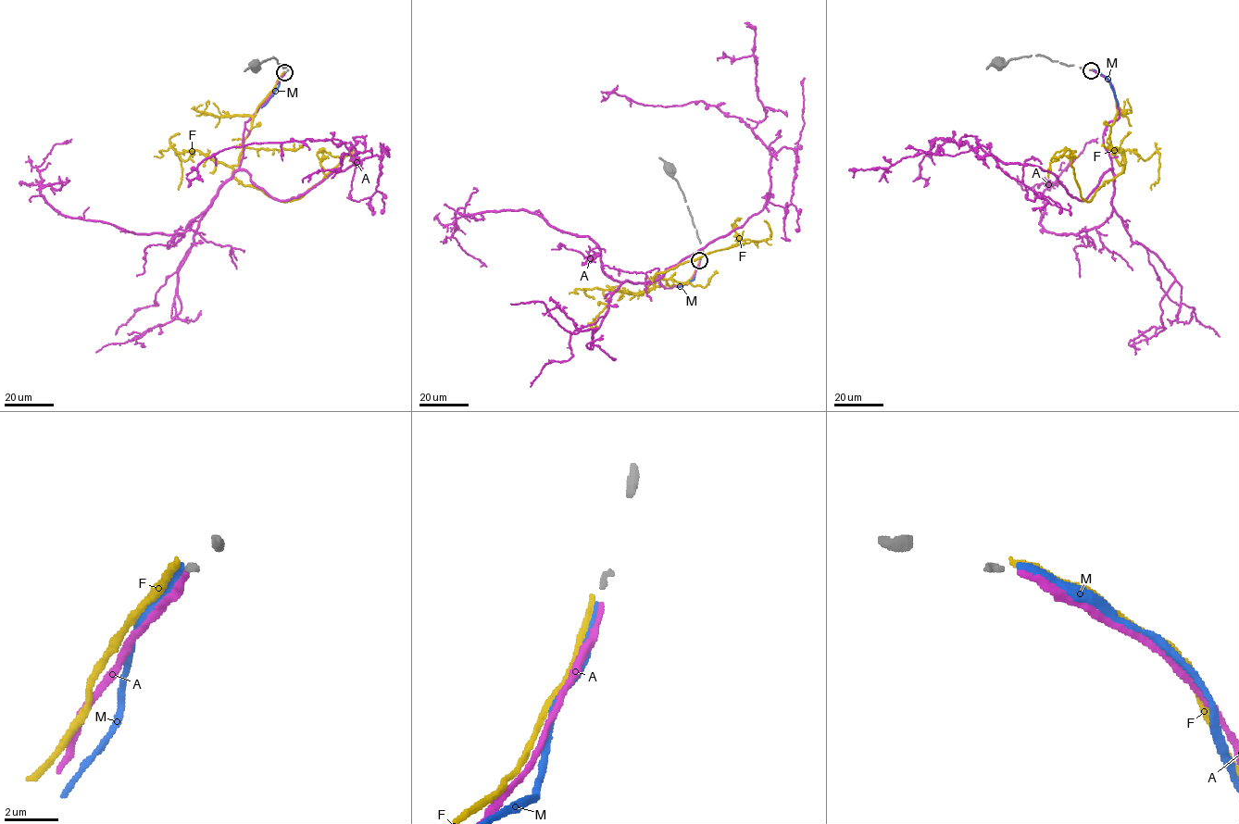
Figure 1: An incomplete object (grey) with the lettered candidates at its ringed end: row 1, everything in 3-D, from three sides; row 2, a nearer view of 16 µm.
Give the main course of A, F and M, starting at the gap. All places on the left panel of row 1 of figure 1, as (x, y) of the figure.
A: (284, 72), (244, 123), (240, 168), (289, 200), (356, 164), (331, 140), (251, 143), (205, 158), (188, 187)
F: (284, 71), (258, 106), (232, 175), (291, 201), (340, 163), (320, 150), (326, 178)
M: (284, 72), (278, 87), (261, 107)

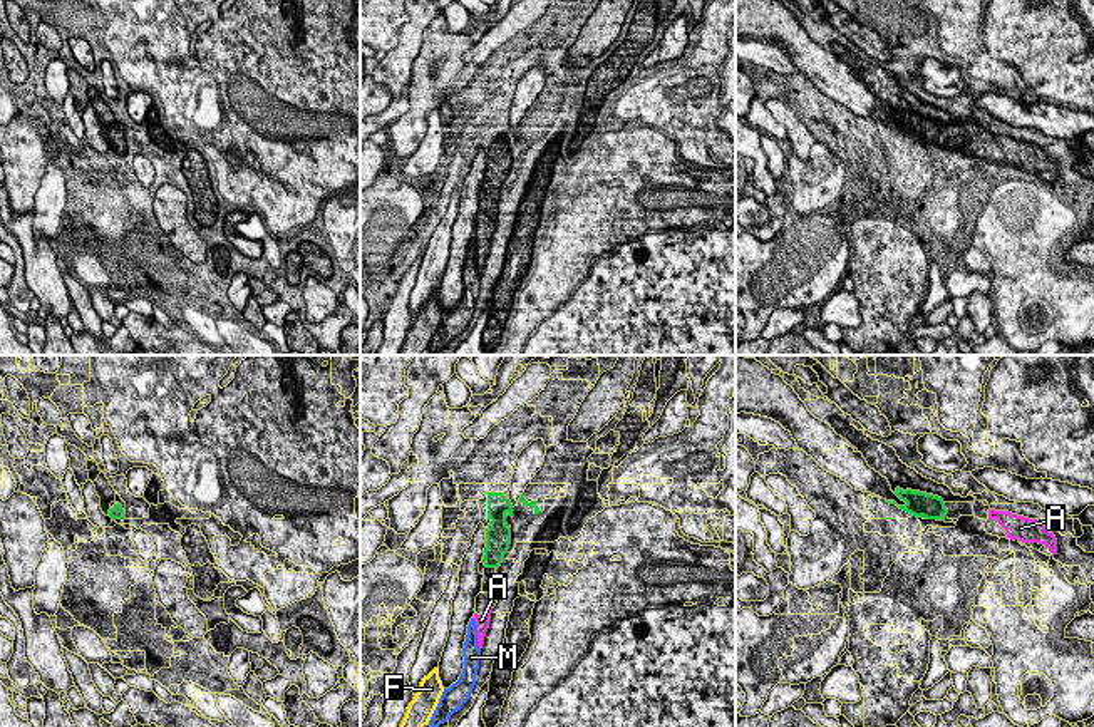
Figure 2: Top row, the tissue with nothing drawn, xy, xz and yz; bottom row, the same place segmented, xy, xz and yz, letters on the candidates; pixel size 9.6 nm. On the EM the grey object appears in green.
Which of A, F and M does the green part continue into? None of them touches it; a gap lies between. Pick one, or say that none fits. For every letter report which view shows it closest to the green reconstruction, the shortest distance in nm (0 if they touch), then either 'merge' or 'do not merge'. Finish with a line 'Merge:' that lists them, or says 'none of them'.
A: view xz; gap 400 nm; merge
F: view xz; gap 1050 nm; do not merge
M: view xz; gap 500 nm; do not merge
Merge: A

